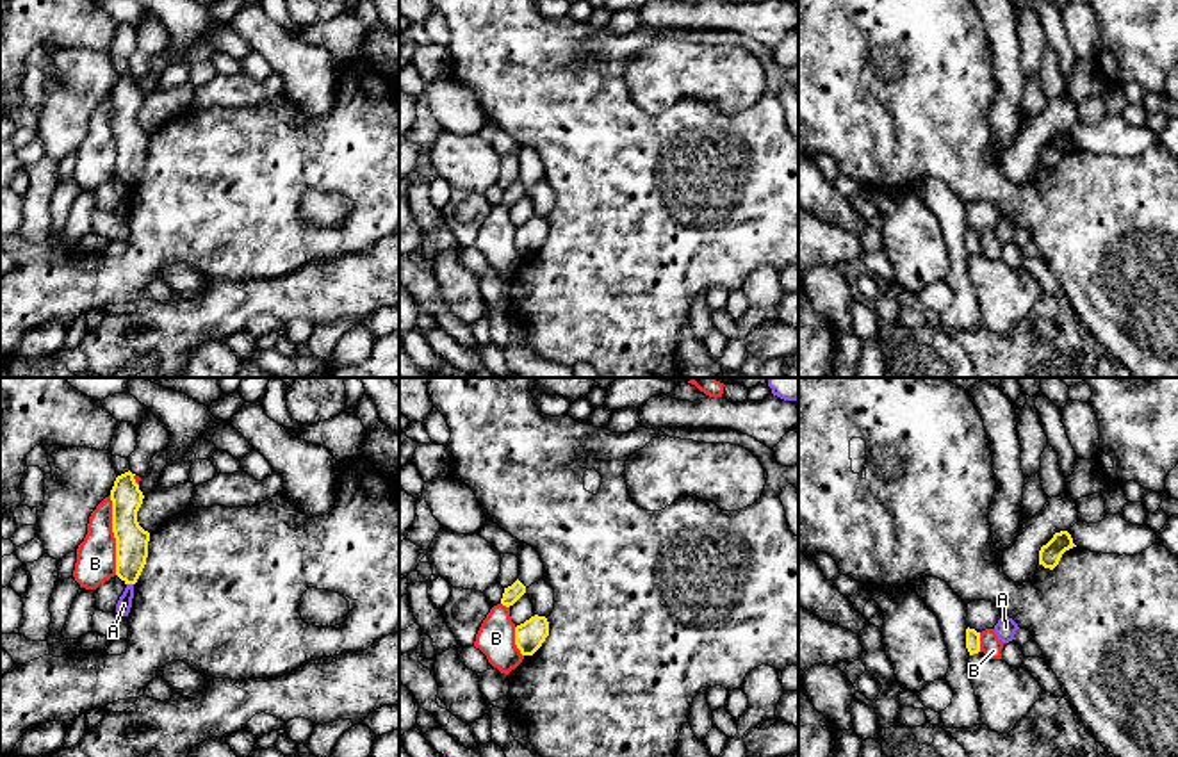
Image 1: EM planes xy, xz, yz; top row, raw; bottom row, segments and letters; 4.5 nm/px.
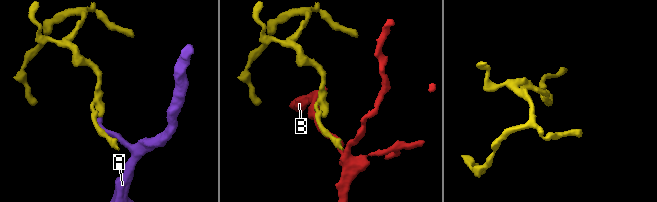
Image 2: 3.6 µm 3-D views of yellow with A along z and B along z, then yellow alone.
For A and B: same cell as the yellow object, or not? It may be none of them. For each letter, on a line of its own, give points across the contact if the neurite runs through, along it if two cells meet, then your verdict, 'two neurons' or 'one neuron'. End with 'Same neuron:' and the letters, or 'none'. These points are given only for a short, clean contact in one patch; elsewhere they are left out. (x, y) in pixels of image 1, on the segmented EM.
A: runs through xy (132, 540), (130, 583), (123, 604); one neuron
B: two neurons
Same neuron: A

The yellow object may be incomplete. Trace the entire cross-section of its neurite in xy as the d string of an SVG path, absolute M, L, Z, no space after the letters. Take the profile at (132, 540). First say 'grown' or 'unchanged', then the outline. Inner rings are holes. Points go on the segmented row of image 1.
grown; M130 470L118 476L110 490L112 533L116 538L116 575L127 584L116 604L116 613L128 616L137 582L148 558L150 533L137 522L143 492Z

